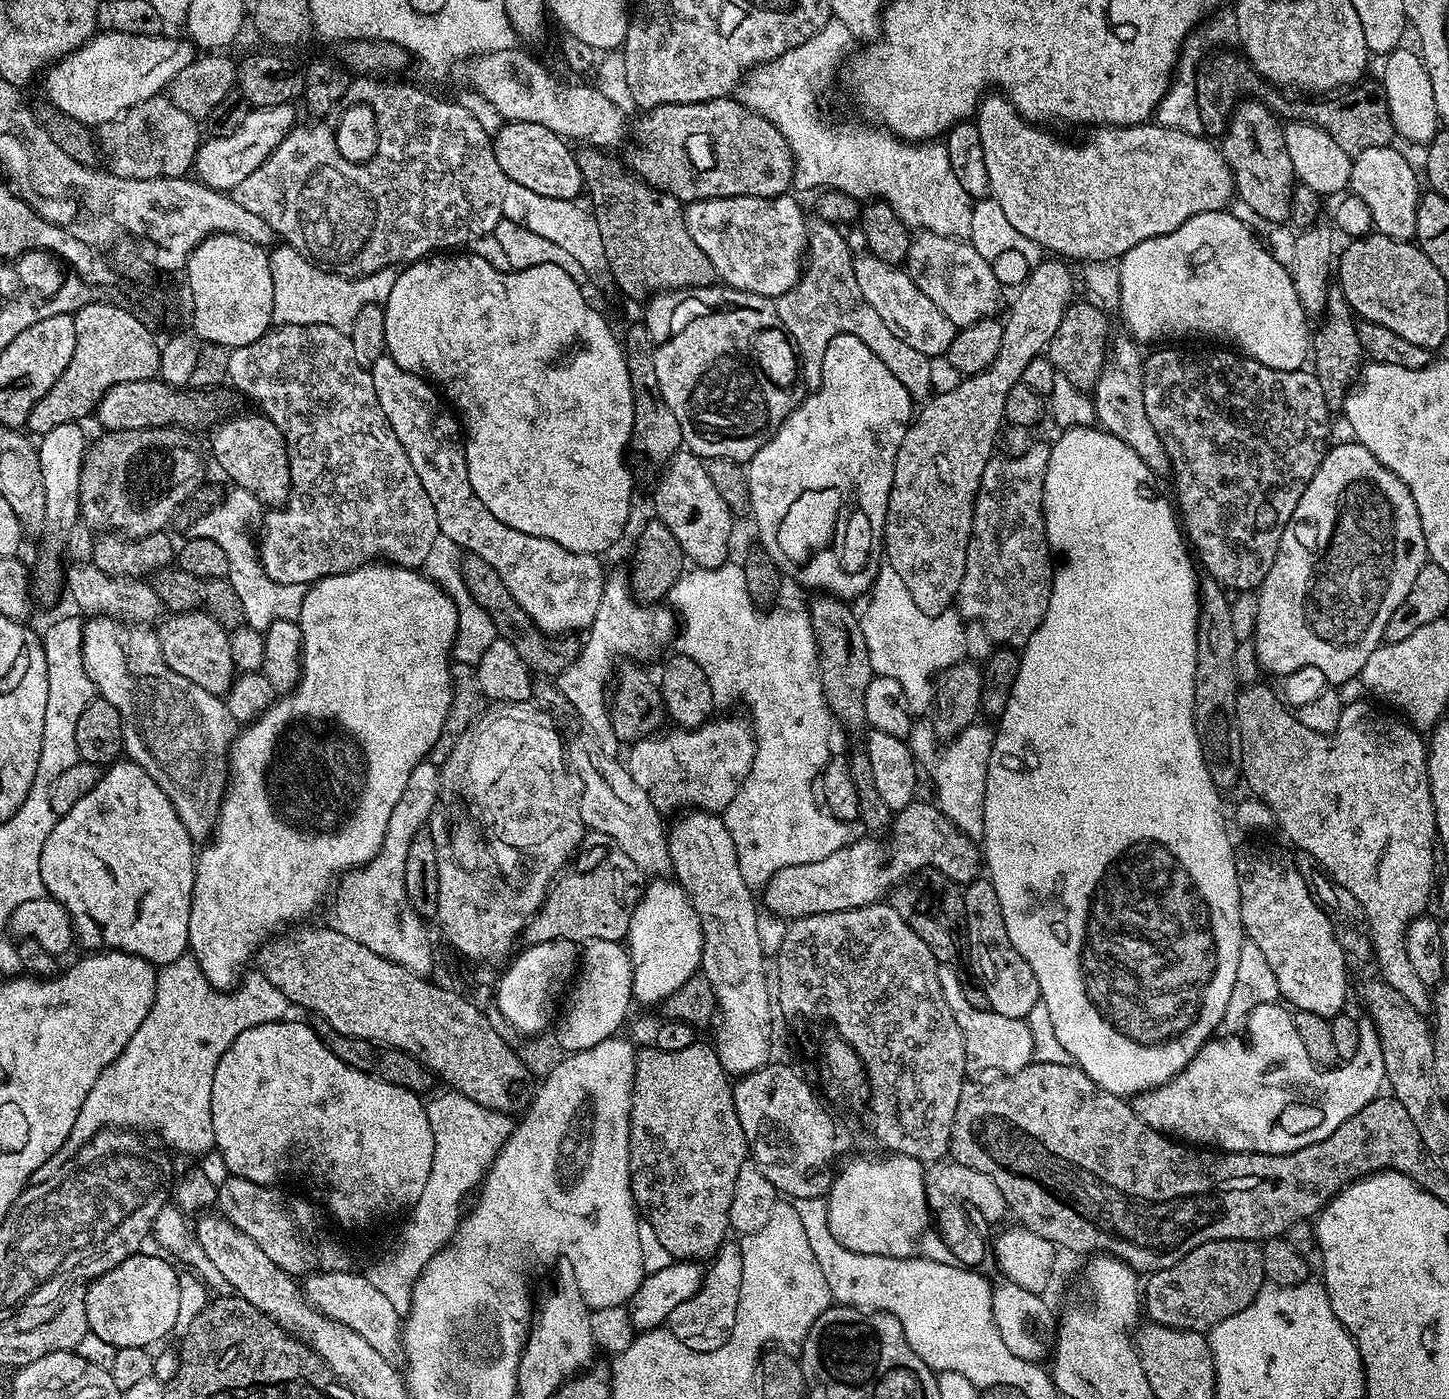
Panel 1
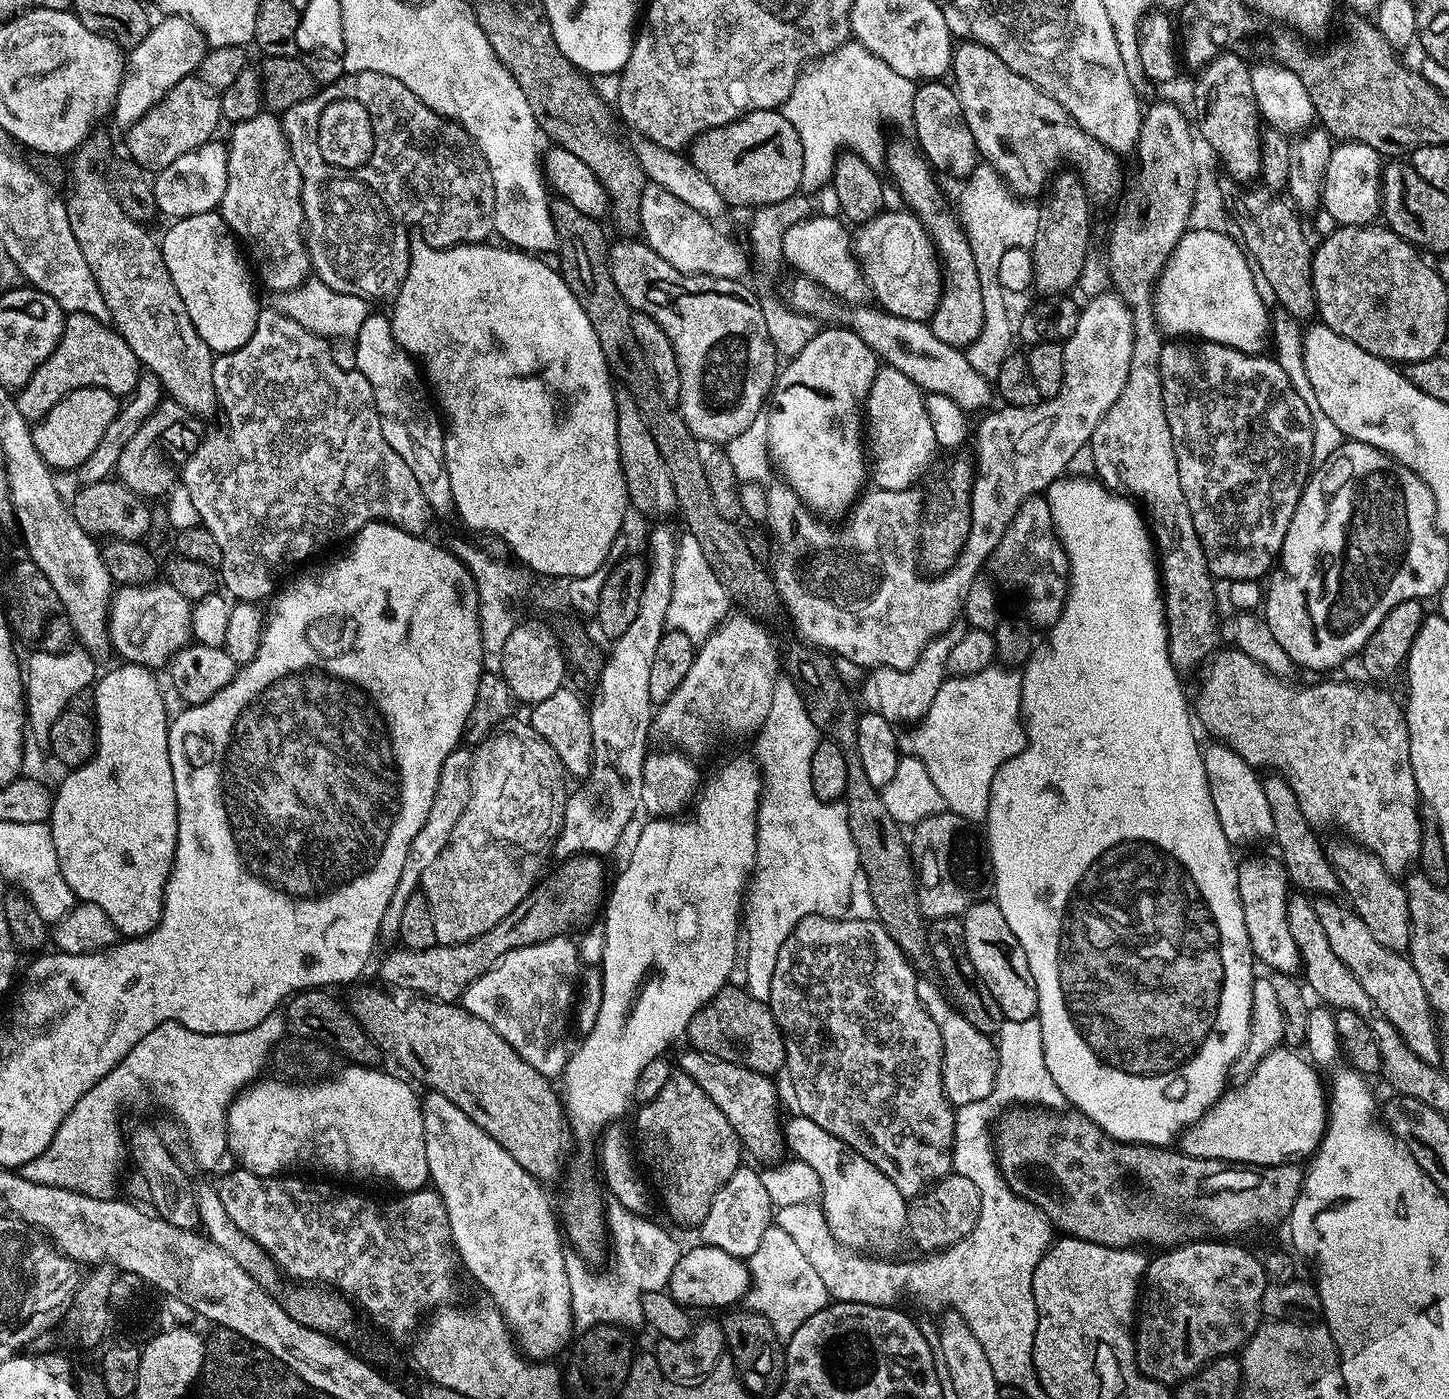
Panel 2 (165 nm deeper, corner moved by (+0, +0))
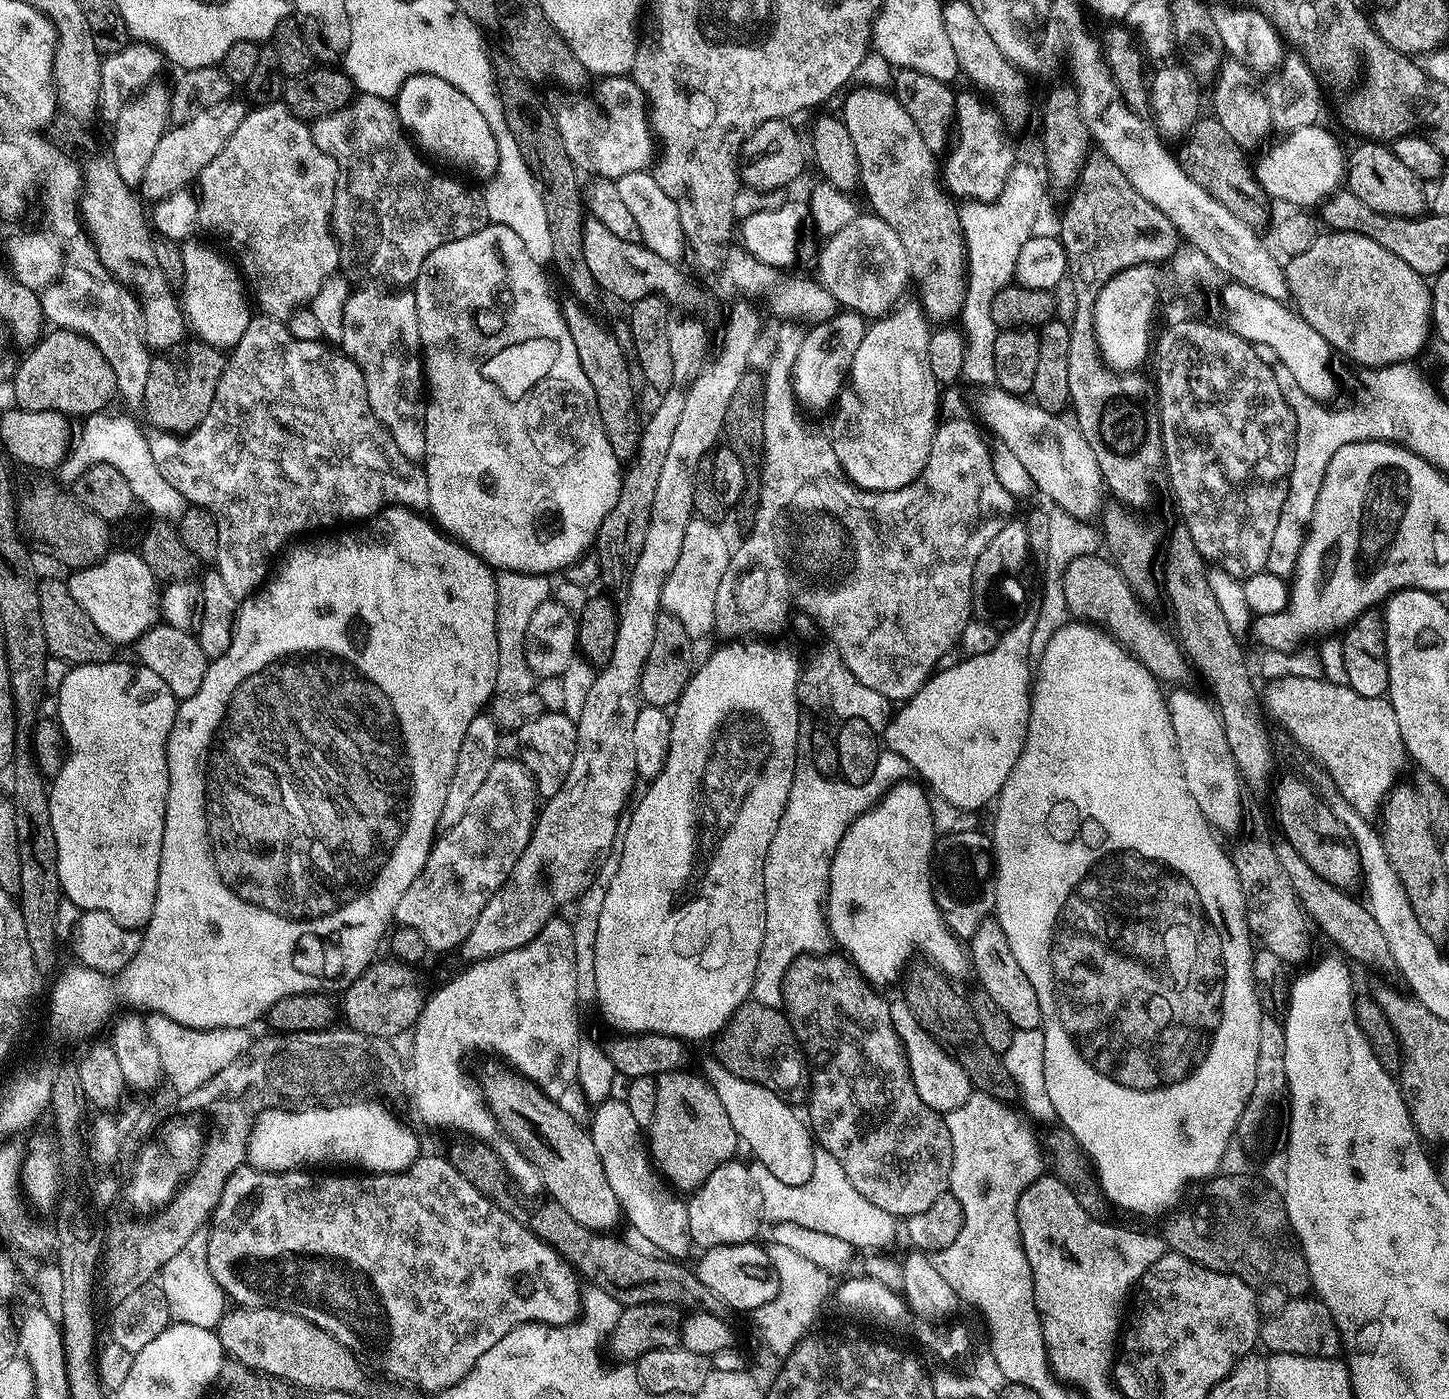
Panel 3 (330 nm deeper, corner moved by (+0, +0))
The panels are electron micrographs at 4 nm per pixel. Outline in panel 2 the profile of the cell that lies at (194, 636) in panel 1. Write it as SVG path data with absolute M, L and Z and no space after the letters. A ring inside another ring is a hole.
M167 582L155 586L124 586L110 604L110 644L119 648L130 664L141 663L149 670L171 665L173 657L193 643L193 605Z

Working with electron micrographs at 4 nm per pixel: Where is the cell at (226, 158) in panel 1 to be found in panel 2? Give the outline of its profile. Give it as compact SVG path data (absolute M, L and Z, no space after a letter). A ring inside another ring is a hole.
M213 138L201 148L194 149L178 157L170 166L155 173L151 185L151 195L156 198L156 204L169 218L181 218L211 212L219 205L224 187L228 181L228 150L227 143L219 144L219 139Z

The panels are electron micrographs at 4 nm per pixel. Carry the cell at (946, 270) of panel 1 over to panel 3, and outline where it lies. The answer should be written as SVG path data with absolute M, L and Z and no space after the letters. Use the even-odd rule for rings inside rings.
M857 214L848 225L824 240L818 280L843 309L859 312L865 318L881 318L901 303L899 300L908 288L910 267L902 238L882 217L867 215Z

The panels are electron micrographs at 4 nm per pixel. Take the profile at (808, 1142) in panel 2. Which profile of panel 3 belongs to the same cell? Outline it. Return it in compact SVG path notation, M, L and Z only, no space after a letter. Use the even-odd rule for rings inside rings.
M709 1056L702 1064L701 1073L711 1085L726 1114L734 1126L737 1137L748 1144L755 1156L760 1159L763 1171L769 1176L789 1182L803 1182L812 1173L812 1159L816 1153L816 1144L809 1125L805 1119L785 1101L779 1093L738 1078L732 1071L726 1070L720 1060Z

